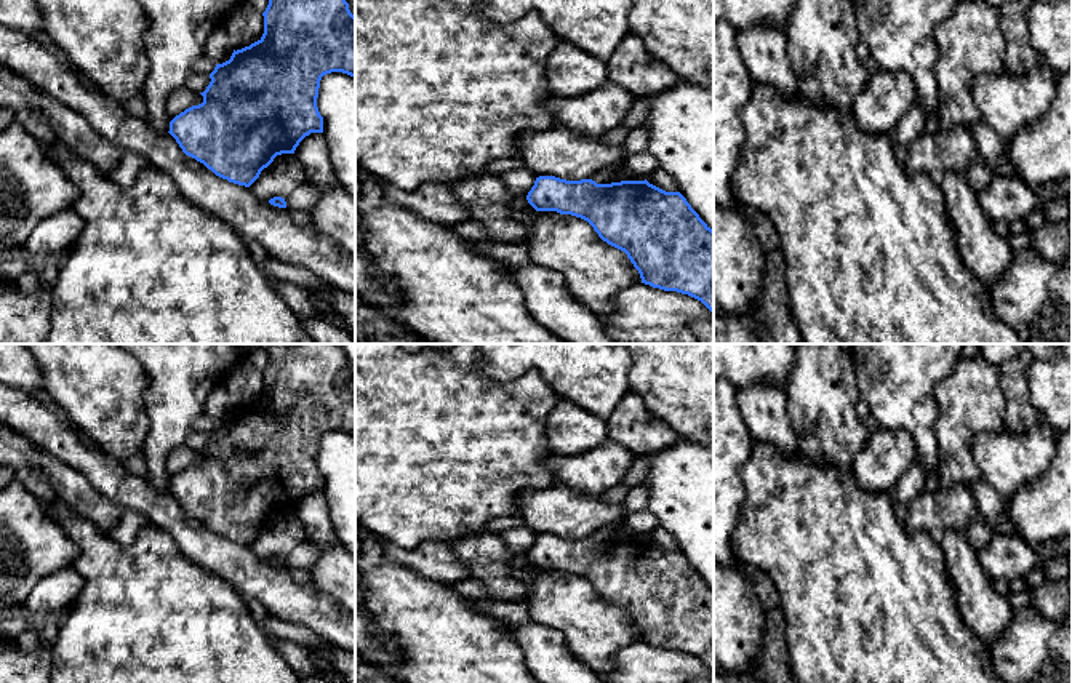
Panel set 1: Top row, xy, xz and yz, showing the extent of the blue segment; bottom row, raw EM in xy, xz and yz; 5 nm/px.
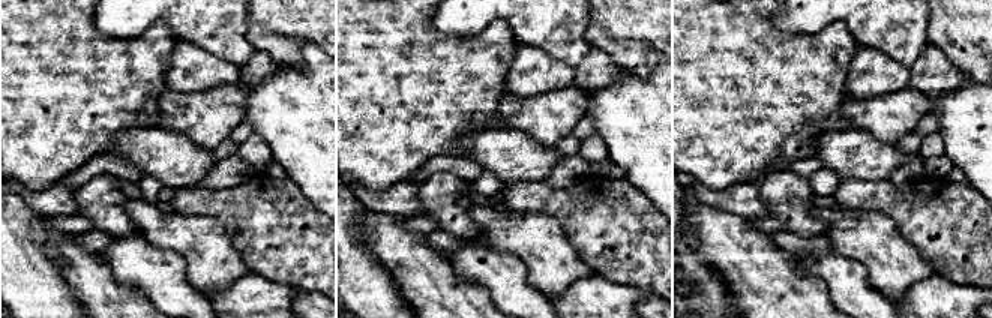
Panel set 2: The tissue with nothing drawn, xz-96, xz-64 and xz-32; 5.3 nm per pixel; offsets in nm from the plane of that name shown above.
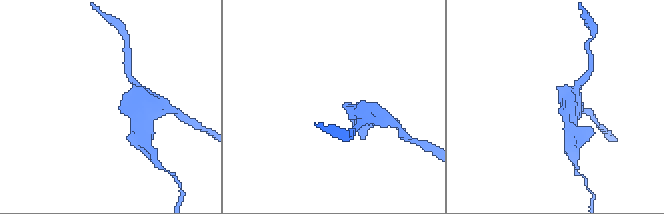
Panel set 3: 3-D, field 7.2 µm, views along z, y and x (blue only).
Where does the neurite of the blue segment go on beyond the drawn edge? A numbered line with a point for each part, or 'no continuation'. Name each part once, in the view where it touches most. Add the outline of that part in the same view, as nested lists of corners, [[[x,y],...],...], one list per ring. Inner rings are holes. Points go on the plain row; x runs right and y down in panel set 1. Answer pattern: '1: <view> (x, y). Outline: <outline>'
no continuation

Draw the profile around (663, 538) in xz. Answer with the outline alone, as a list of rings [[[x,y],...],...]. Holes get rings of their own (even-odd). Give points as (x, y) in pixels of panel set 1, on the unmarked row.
[[[662,526],[651,531],[646,539],[666,550],[678,550],[675,537]]]

